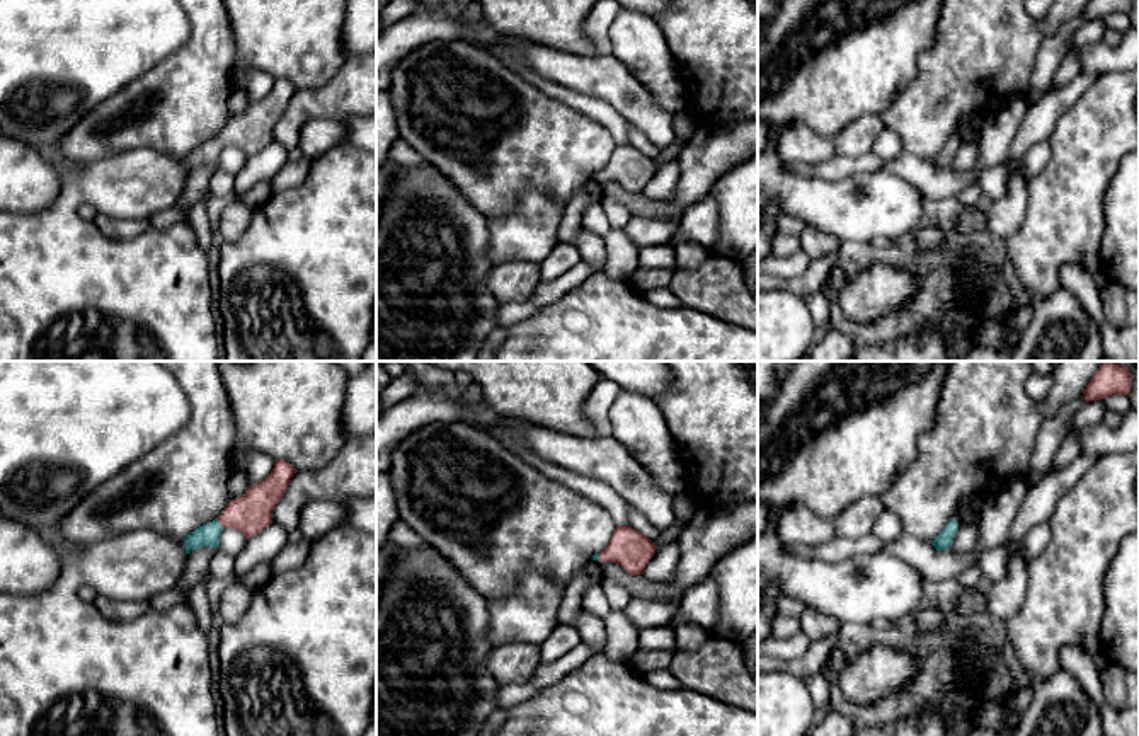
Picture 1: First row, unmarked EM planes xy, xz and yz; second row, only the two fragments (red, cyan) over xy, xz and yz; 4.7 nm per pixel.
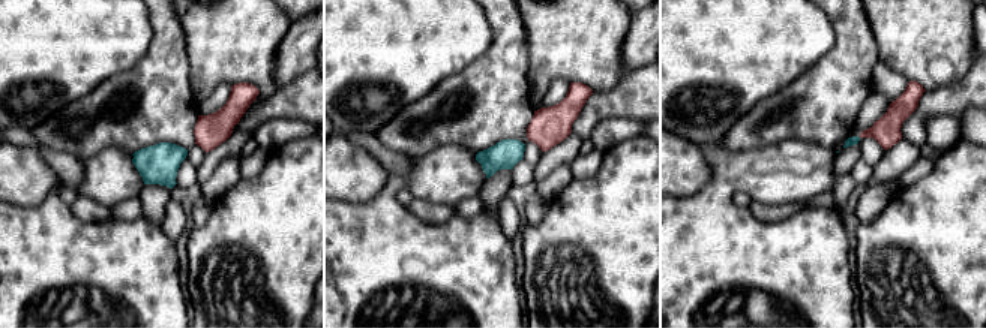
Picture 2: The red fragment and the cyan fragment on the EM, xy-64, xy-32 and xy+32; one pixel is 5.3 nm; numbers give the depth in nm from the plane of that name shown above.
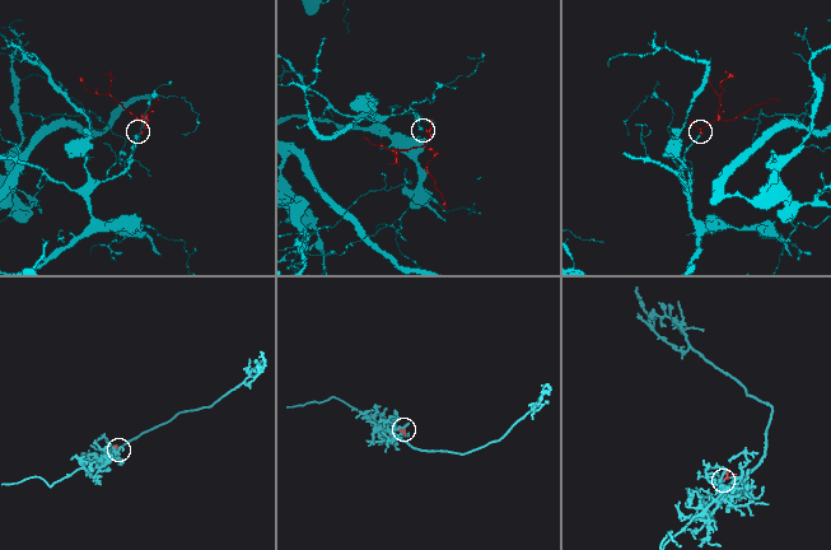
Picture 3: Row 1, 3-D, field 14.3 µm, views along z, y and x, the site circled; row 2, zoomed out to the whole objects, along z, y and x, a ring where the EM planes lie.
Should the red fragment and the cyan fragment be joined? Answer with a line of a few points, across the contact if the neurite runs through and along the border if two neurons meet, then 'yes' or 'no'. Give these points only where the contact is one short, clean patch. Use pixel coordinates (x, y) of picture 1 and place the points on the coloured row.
xy (251, 513), (239, 513), (220, 522), (208, 535) | yes

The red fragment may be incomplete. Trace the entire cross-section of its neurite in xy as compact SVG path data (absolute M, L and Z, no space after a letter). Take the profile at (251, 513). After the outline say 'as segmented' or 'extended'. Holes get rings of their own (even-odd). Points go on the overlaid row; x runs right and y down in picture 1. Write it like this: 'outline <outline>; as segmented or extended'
outline M276 460L266 480L249 486L245 494L232 499L216 520L196 528L184 538L186 554L201 547L220 547L220 537L225 528L235 528L245 538L260 533L272 523L272 511L296 472L289 462Z; extended

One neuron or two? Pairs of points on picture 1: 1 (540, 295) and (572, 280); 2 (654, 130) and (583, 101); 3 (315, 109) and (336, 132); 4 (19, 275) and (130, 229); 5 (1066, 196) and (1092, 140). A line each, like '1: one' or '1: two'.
1: one
2: two
3: two
4: two
5: one

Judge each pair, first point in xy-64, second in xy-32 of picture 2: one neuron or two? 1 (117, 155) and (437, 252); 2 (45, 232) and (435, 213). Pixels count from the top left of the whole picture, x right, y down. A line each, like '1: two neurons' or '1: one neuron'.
1: one neuron
2: two neurons

